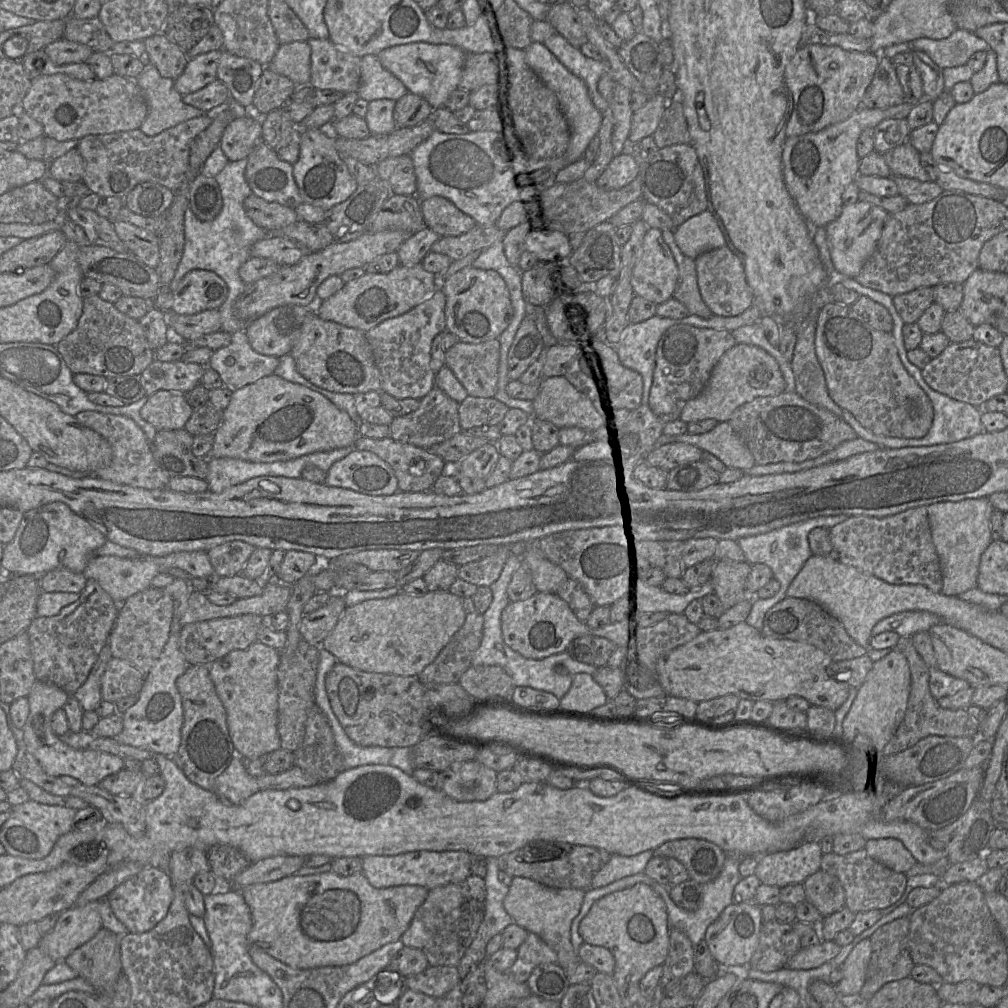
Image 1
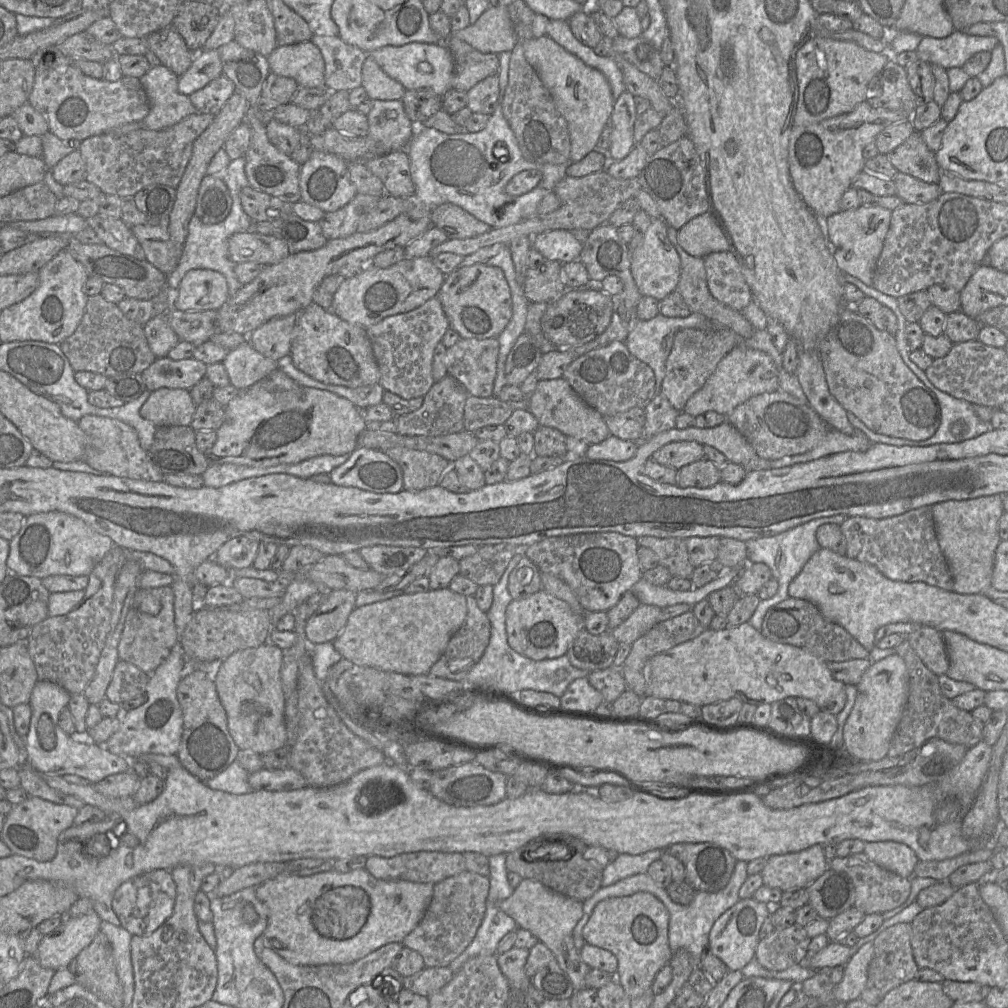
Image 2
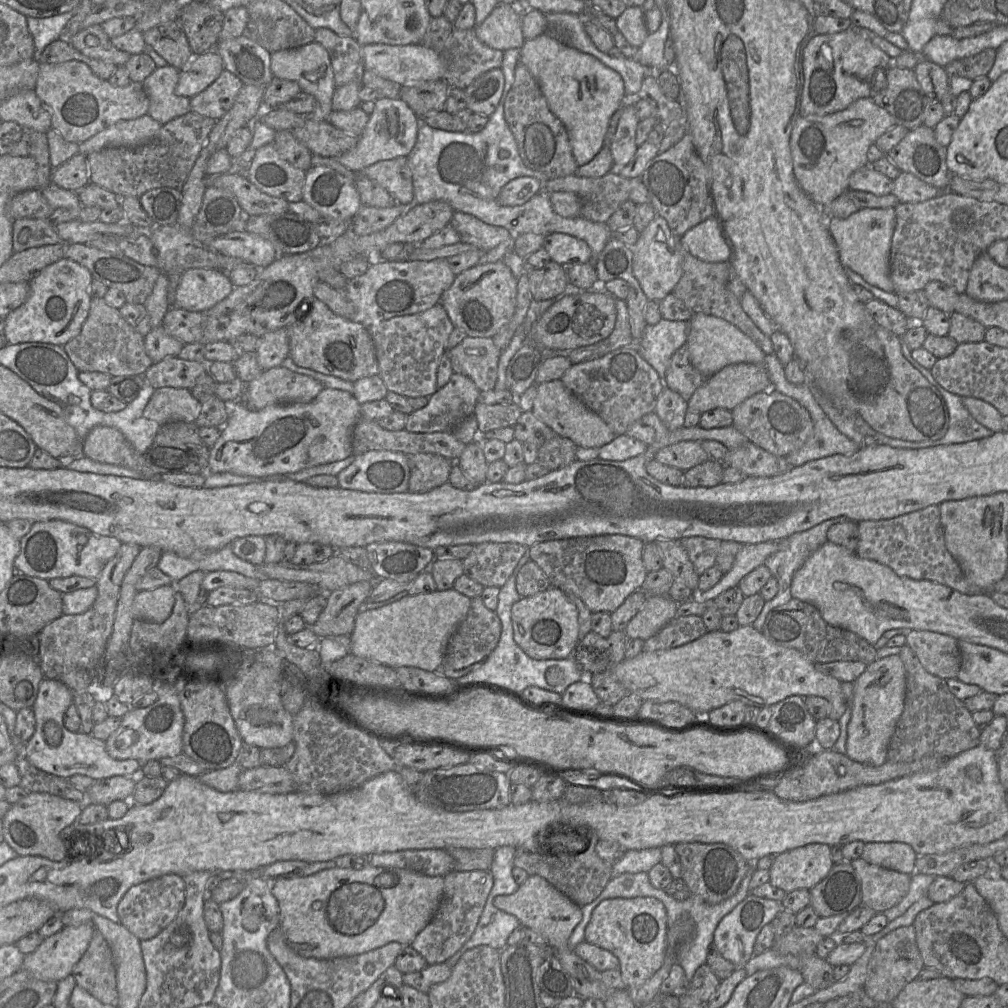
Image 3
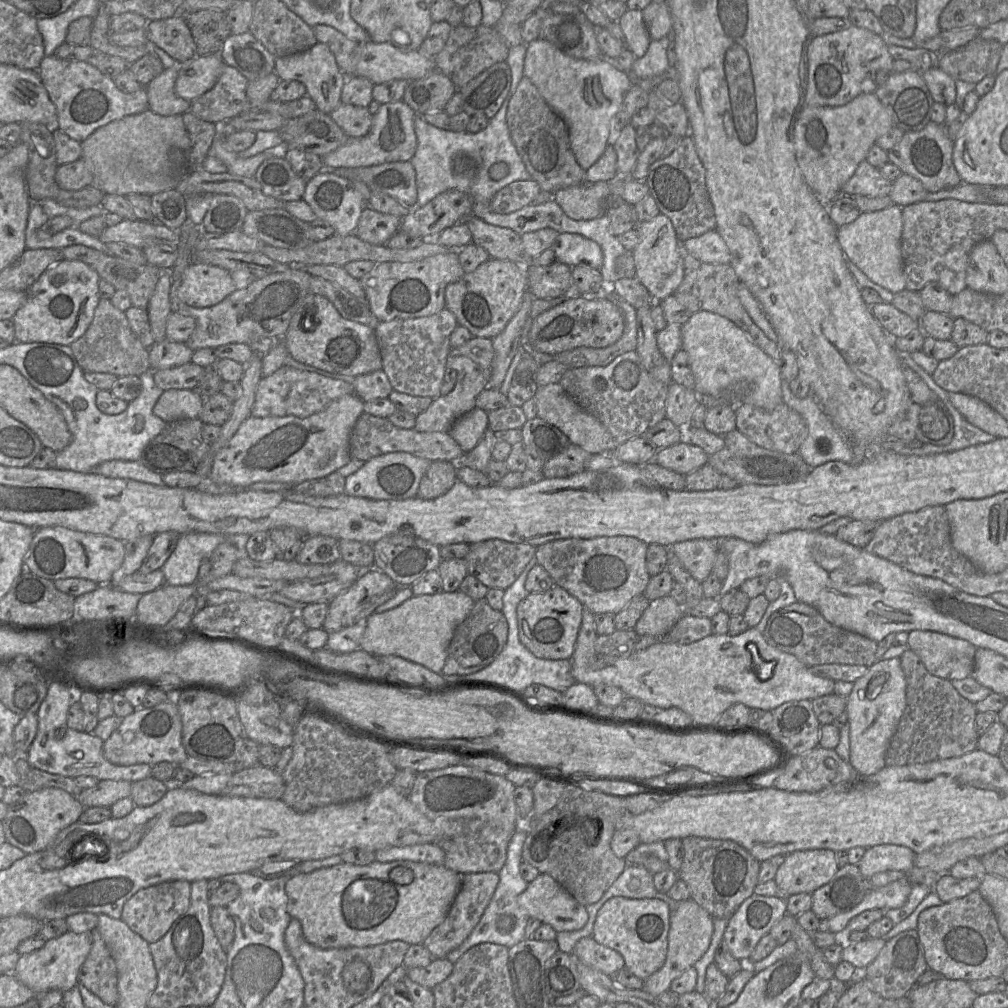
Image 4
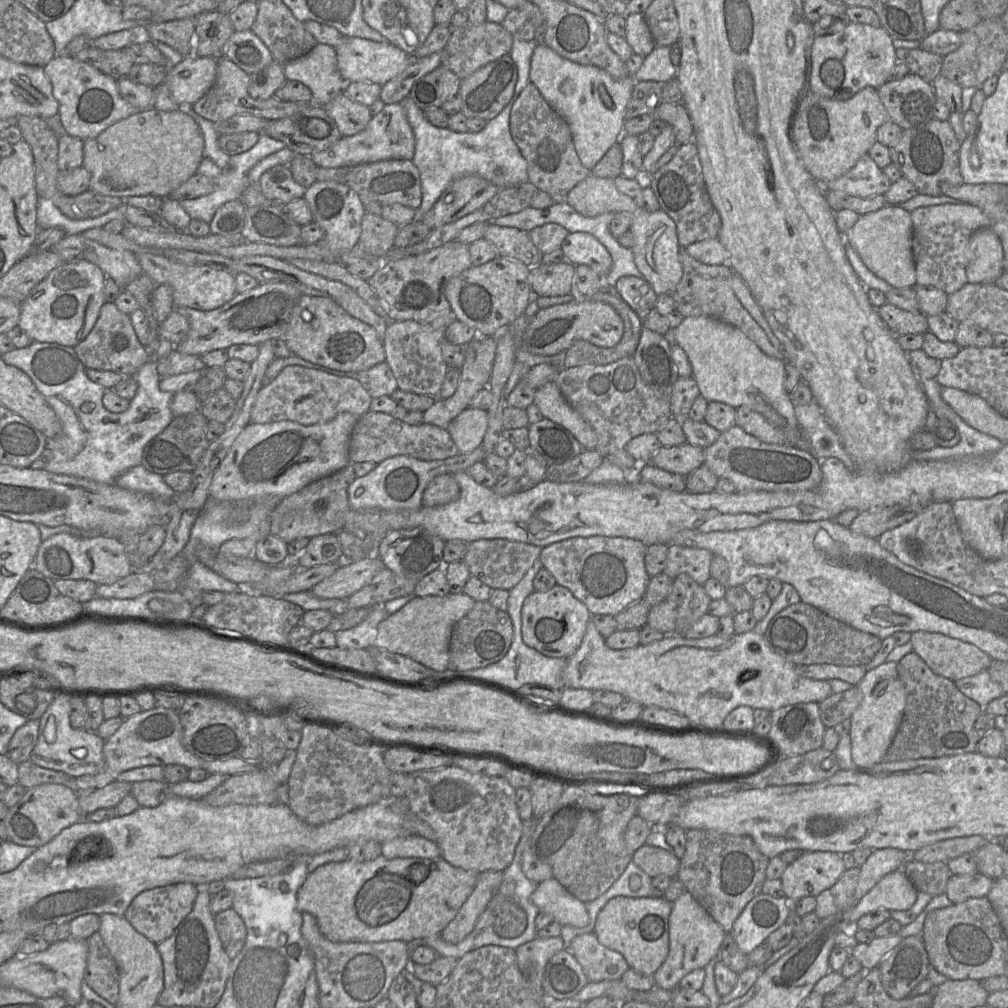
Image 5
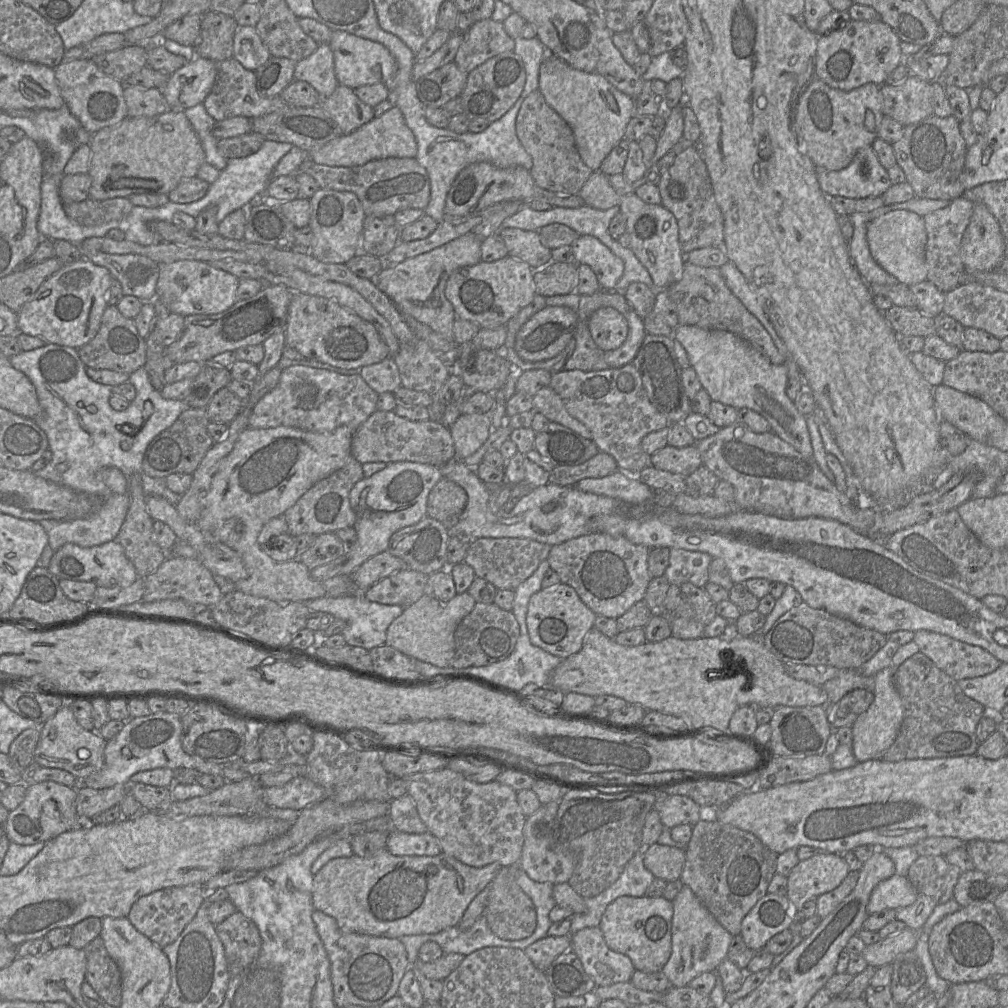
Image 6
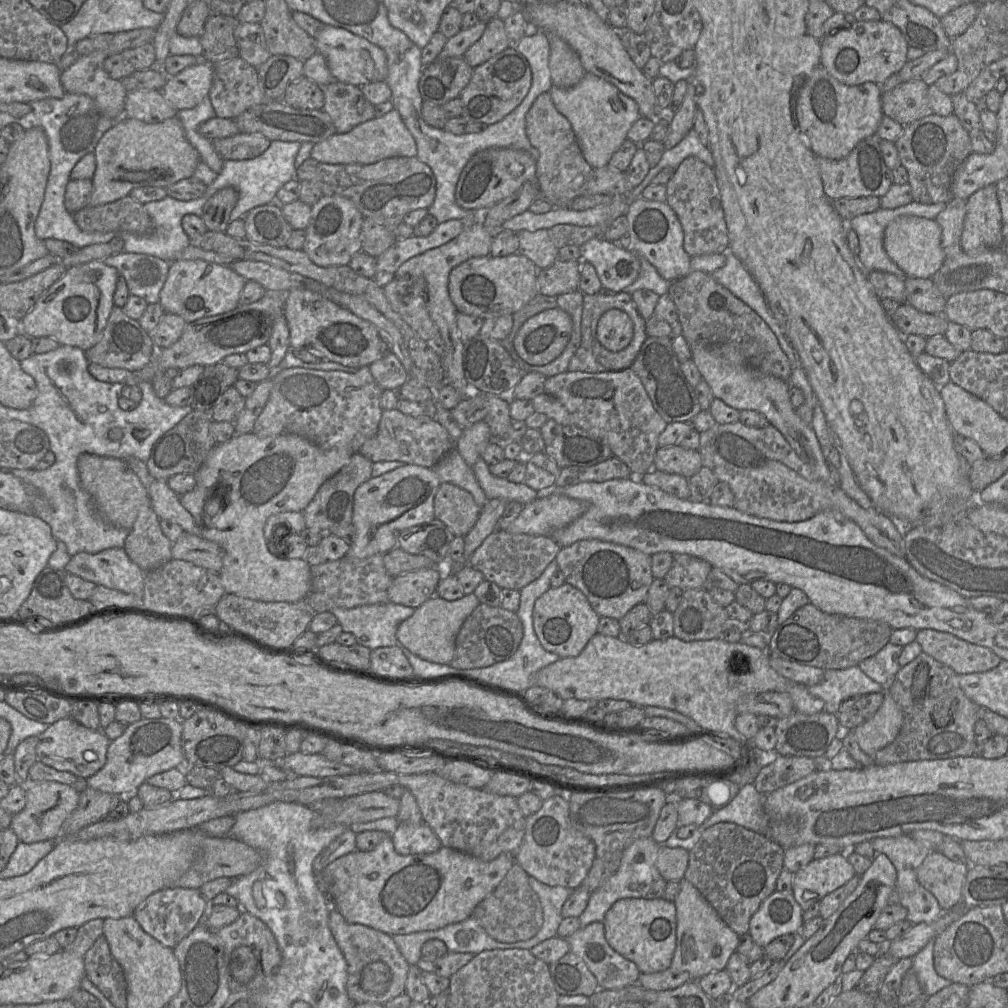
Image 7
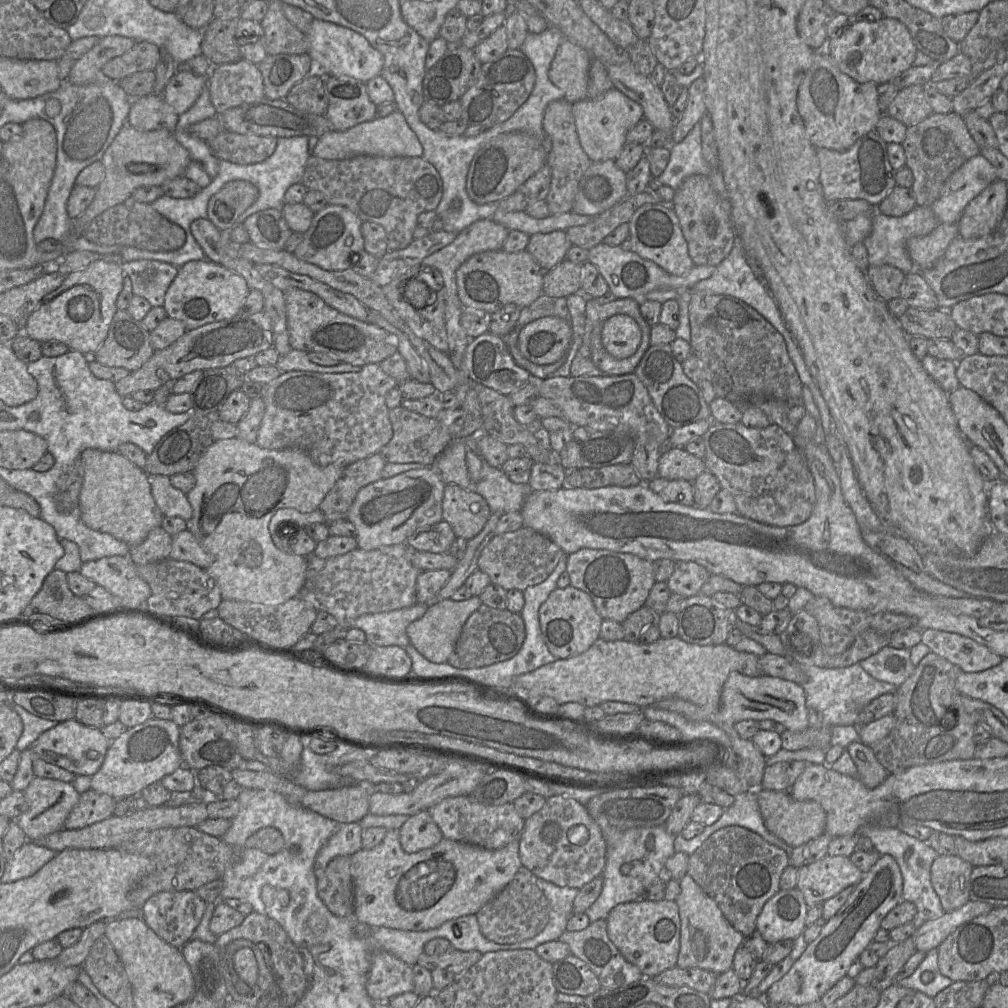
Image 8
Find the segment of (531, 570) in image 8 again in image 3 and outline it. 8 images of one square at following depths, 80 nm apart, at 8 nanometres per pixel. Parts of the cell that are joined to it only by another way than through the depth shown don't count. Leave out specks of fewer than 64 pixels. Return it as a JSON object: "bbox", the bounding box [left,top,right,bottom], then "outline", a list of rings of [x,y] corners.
{"bbox":[463,542,528,588],"outline":[[[484,542],[473,545],[472,552],[463,561],[463,574],[485,587],[501,588],[512,575],[521,557],[528,551],[519,543]]]}

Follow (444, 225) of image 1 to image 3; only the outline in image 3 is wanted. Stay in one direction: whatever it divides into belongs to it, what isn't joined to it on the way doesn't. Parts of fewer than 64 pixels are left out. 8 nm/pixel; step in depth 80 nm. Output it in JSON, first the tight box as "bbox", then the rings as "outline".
{"bbox":[449,211,515,252],"outline":[[[454,211],[449,223],[460,236],[461,242],[487,252],[501,243],[508,244],[508,250],[514,250],[515,238],[504,227],[489,225],[471,214]]]}

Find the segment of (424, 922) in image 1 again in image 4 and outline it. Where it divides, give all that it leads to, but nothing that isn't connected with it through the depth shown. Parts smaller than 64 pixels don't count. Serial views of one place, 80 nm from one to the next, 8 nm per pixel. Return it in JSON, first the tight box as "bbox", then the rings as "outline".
{"bbox":[423,872,499,959],"outline":[[[496,872],[468,873],[462,875],[461,887],[449,909],[445,920],[433,929],[423,945],[434,959],[445,958],[448,953],[459,947],[479,923],[499,883]]]}

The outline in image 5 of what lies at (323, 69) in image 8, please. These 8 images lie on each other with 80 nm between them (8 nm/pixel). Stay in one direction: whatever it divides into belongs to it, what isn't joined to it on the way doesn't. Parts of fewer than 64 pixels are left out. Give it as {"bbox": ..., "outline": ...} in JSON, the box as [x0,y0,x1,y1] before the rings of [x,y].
{"bbox":[334,37,414,85],"outline":[[[345,37],[334,49],[338,70],[346,83],[361,81],[384,85],[401,74],[414,61],[413,56],[389,42],[374,42],[358,37]]]}

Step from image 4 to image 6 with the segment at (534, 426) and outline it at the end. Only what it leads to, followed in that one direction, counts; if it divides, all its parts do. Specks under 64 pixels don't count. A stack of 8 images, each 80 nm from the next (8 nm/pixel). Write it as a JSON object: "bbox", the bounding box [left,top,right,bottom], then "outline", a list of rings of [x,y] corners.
{"bbox":[534,421,600,467],"outline":[[[552,421],[545,431],[536,433],[534,449],[554,467],[582,464],[600,451],[592,439],[584,438],[570,428]]]}

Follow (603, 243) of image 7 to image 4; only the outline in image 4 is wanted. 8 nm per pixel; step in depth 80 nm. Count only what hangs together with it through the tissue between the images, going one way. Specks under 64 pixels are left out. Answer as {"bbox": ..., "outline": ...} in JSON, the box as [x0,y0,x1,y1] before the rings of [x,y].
{"bbox":[551,233,603,269],"outline":[[[561,233],[551,247],[557,261],[570,267],[589,265],[599,269],[603,265],[603,251],[598,243],[577,233]]]}

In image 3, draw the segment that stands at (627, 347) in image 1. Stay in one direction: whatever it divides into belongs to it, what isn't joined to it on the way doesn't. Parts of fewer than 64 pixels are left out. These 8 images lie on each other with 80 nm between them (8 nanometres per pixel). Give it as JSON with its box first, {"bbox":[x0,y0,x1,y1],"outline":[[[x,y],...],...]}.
{"bbox":[636,318,688,379],"outline":[[[662,318],[655,325],[646,326],[636,347],[640,355],[665,379],[673,354],[687,341],[688,321]]]}

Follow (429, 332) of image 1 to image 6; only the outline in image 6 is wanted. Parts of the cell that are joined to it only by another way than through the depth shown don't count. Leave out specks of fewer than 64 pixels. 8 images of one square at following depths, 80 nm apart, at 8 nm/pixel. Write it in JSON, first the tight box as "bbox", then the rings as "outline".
{"bbox":[393,339,452,397],"outline":[[[418,339],[414,347],[400,344],[393,359],[399,370],[402,387],[427,392],[433,397],[438,395],[452,372],[422,339]]]}

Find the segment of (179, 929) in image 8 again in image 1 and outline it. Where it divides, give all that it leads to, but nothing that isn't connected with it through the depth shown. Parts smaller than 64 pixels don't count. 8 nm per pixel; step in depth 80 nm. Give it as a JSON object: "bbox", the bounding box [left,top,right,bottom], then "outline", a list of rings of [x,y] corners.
{"bbox":[106,866,173,933],"outline":[[[144,866],[139,873],[118,885],[106,897],[113,913],[130,933],[143,933],[154,928],[167,915],[173,898],[171,876],[152,866]]]}

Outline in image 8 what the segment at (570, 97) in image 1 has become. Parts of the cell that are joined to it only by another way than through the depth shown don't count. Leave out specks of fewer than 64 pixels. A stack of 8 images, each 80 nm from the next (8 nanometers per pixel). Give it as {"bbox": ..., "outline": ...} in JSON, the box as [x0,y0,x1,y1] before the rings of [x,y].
{"bbox":[572,88,644,162],"outline":[[[616,88],[597,99],[583,99],[573,103],[572,112],[580,144],[592,162],[615,160],[627,143],[628,131],[644,119],[642,106]]]}

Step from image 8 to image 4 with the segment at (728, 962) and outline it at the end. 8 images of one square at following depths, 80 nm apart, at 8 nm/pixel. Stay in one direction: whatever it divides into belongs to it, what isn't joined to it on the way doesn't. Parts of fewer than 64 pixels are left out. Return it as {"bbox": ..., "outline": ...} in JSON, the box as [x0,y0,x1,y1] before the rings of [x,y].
{"bbox":[643,898,714,997],"outline":[[[688,898],[678,901],[677,909],[670,912],[666,960],[658,971],[644,980],[643,990],[658,997],[670,989],[674,979],[679,977],[685,970],[693,967],[710,946],[714,931],[713,922],[714,918],[694,900]]]}

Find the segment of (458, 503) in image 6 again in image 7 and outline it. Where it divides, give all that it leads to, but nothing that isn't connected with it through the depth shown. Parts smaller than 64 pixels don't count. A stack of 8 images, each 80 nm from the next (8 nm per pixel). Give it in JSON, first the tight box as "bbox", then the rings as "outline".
{"bbox":[434,483,481,536],"outline":[[[450,483],[440,484],[434,498],[434,515],[454,536],[466,536],[476,524],[481,510],[468,491]]]}

